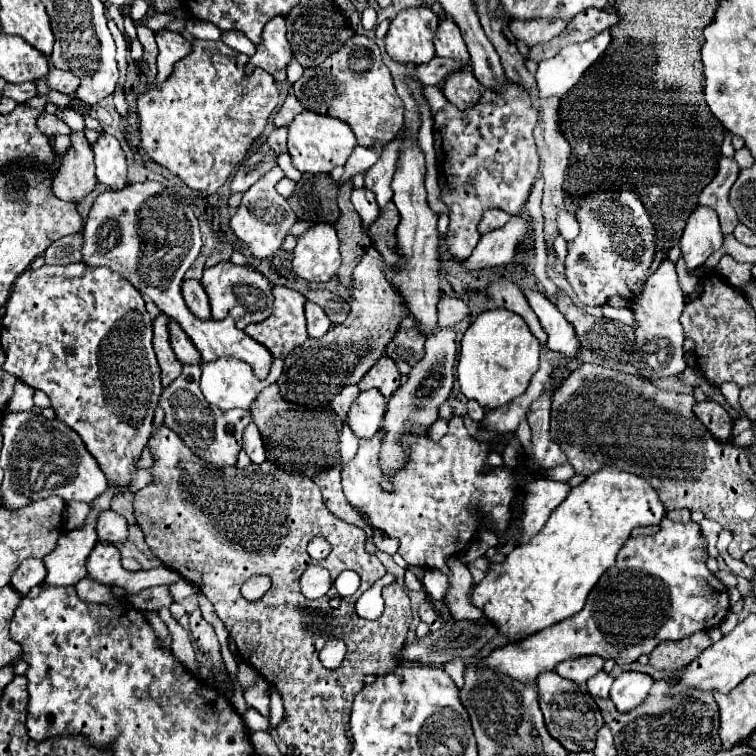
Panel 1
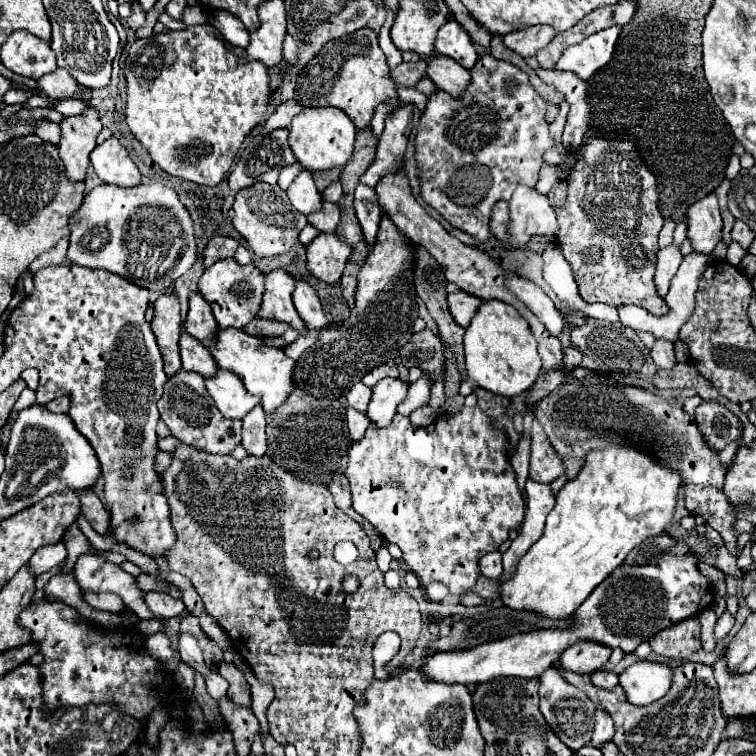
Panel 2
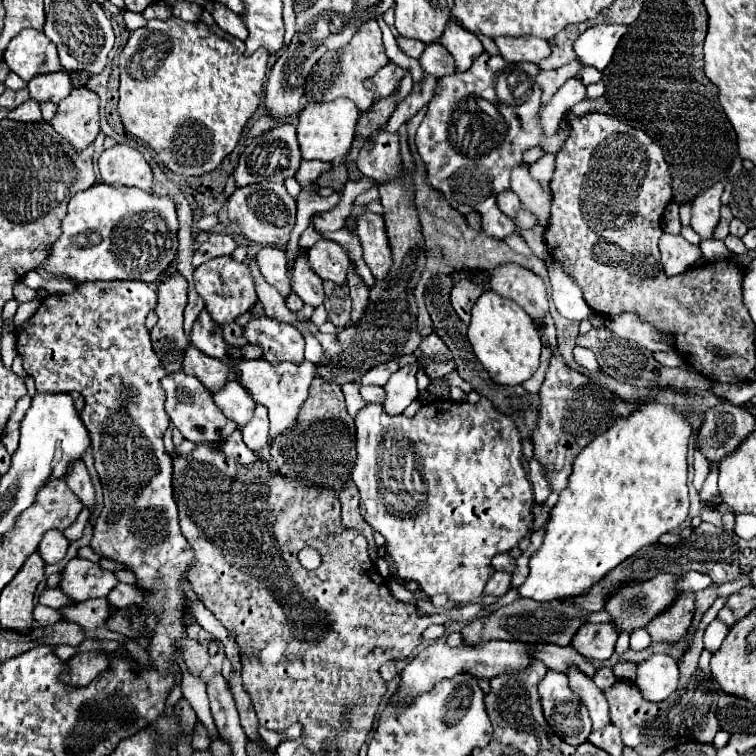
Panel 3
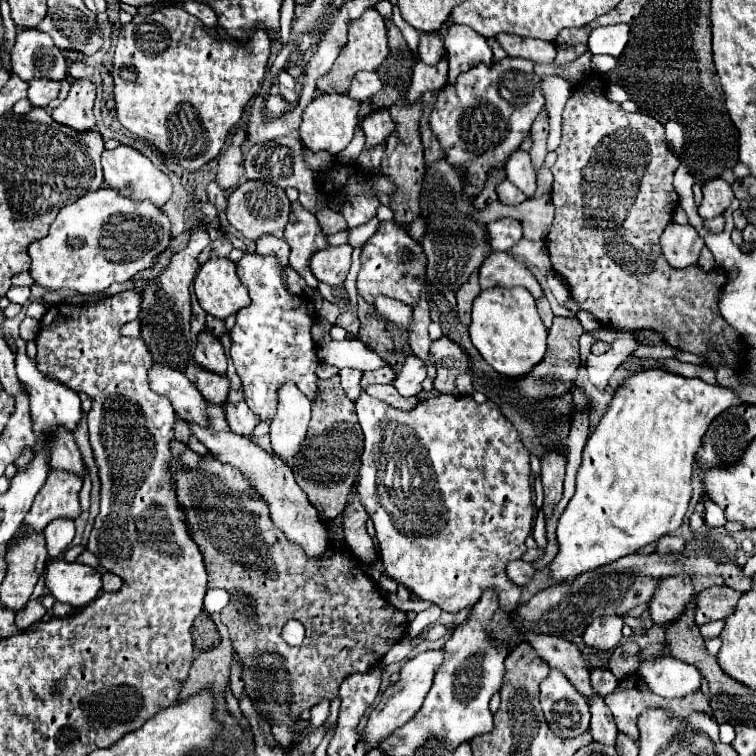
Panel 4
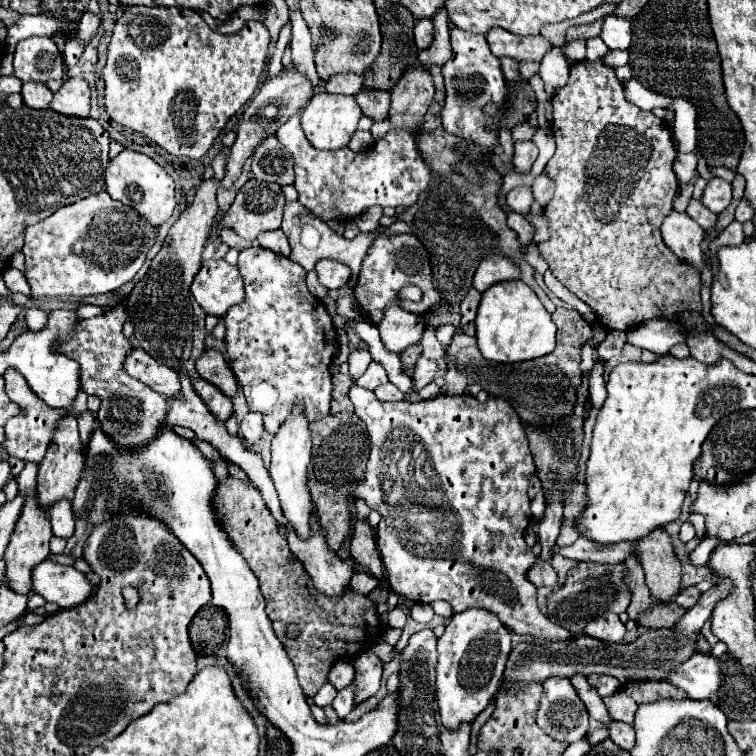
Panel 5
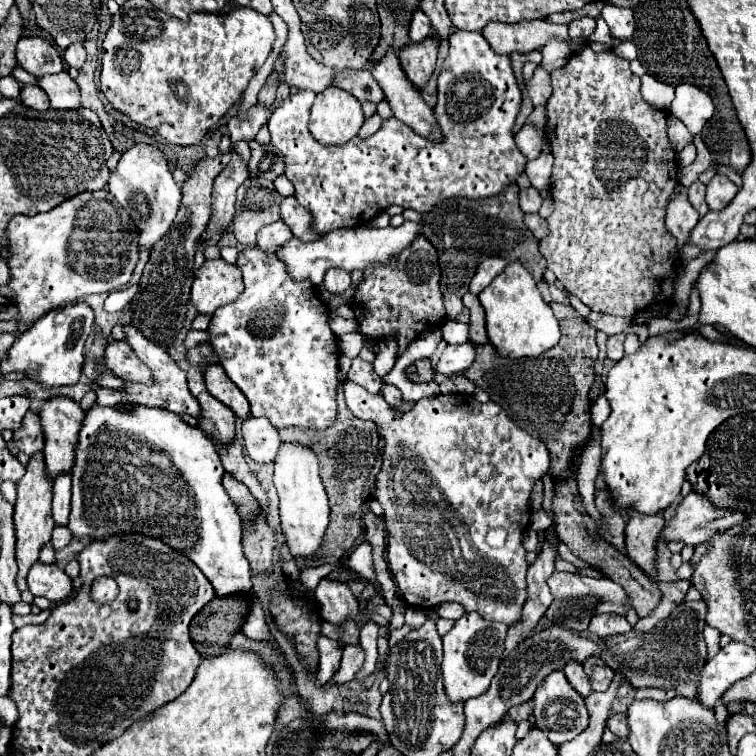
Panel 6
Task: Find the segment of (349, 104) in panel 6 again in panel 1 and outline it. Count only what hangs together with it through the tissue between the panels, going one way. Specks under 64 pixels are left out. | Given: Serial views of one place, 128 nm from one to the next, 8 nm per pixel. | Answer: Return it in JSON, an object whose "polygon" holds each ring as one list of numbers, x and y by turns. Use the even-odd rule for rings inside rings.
{"polygon":[[304,110,288,126,288,152,292,156,294,168,300,172,328,174,336,166,344,166,354,148,356,148,356,136,352,136,352,130,342,120]]}

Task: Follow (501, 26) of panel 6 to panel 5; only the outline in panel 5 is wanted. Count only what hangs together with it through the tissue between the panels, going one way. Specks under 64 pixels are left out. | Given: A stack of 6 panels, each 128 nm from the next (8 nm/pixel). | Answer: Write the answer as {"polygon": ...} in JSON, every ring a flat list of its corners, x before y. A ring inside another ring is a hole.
{"polygon":[[496,28,492,32,486,34,488,44,492,54,500,56,510,56,518,62,522,60,534,60,540,62,544,58,544,54,552,48,548,40,544,40,542,36,512,36,508,32,504,32,502,28],[572,42,572,44,564,44,564,54,574,58,574,60,582,60,586,56,586,46,584,42]]}

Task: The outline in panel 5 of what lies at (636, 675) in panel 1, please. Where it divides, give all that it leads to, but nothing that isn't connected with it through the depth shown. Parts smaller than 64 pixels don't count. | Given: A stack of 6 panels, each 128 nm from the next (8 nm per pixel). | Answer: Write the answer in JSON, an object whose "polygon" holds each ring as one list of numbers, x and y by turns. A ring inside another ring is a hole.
{"polygon":[[696,654,684,662,680,662,670,674,668,682,680,690,686,692,692,700,706,700,710,694,716,694,716,688,720,688,722,676,722,662,734,664,732,658,716,658,716,656,704,656]]}

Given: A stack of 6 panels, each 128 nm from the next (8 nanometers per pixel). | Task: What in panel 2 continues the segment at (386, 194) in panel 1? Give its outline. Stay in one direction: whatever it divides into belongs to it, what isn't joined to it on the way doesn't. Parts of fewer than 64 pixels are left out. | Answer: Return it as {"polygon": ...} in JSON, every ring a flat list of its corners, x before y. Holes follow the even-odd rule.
{"polygon":[[400,106,392,120,386,120,384,134,378,142,374,164,362,174,360,182,376,188,382,176,396,172,404,164,404,152,408,146,408,134,412,130,412,106]]}

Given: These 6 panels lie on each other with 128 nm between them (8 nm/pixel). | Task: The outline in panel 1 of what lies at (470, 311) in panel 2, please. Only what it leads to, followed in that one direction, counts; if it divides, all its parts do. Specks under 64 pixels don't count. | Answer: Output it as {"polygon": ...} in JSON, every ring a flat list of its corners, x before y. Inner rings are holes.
{"polygon":[[440,298,438,302,438,326,458,326,468,316,468,306,460,298]]}

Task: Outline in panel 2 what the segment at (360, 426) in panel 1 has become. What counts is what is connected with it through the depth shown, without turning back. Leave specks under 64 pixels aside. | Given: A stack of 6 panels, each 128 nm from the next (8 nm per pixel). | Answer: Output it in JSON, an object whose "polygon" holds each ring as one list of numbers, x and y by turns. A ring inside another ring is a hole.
{"polygon":[[388,378,380,380,372,388,372,398,368,402,368,410,364,412,368,420,378,428,388,426,396,414,398,402,404,400,406,390,408,384,404,384,402,380,388,380]]}

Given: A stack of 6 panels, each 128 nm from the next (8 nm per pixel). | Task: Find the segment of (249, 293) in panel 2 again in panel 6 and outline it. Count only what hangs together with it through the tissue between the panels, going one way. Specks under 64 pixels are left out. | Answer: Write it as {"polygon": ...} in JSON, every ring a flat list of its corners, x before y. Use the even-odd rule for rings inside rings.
{"polygon":[[206,260,194,274,190,300,200,314,214,314,216,308,234,302,242,292,242,272,218,260]]}

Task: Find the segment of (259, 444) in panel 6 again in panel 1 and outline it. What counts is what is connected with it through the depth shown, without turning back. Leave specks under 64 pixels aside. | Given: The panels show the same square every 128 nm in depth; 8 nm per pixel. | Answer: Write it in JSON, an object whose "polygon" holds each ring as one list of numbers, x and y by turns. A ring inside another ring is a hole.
{"polygon":[[222,356,218,360,204,362,200,388,202,388,202,394,204,394,206,402,212,404,212,406,218,406,220,410,230,410,230,408,244,408,244,410,248,410,250,404,252,404,252,400,262,392,262,388,268,386,270,382,274,382,280,376,282,368,284,366,280,366,278,360,274,360,268,376,266,378,258,378,258,376,254,376,254,370,246,362,242,362,238,358,226,358,226,356]]}

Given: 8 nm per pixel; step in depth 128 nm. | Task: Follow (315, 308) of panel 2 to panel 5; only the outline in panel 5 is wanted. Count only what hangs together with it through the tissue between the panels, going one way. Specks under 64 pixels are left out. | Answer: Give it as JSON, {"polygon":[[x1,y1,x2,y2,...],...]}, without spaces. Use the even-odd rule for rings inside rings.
{"polygon":[[286,202,282,232,286,234,286,238,290,242,290,248,292,248,292,254,288,258,292,262,300,264,306,272,314,270,314,264,320,258,334,258,334,260,340,260,340,262,348,264,354,274,360,274,362,258,364,258,368,246,374,242,376,236,380,236,380,234,410,234,410,228,408,228,408,224,398,220,388,228,380,228,378,234,358,234,354,240,346,240,344,236,338,236,326,222,322,222,322,218,314,218,300,202]]}

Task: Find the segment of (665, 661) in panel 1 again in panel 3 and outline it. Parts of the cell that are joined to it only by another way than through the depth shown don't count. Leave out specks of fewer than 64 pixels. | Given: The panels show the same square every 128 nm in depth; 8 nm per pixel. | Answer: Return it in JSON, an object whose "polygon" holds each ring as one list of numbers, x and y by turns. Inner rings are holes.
{"polygon":[[682,592,680,598,668,608,668,612,662,612,648,624,648,634,654,642,666,642,666,644,676,644,680,642,694,618,694,594,692,592]]}

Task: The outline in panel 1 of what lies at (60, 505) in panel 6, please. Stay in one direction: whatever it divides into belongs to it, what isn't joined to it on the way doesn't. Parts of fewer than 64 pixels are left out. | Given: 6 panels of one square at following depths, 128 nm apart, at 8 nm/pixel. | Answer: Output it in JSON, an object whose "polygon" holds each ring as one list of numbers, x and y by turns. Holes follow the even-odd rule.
{"polygon":[[28,558,24,560,18,570,12,574,10,578,10,586,20,594,20,596,26,596,36,584,42,584,44,582,44,564,42,560,38,558]]}

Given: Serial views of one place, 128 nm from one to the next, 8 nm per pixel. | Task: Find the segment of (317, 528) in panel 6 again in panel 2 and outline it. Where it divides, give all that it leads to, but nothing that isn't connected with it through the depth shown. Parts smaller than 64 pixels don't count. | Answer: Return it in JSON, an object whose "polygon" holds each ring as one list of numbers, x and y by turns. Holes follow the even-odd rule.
{"polygon":[[218,328,216,340,214,340,212,346,208,346,208,352,216,360,218,368,236,372,242,378,242,382,248,388,248,392,260,394,264,410,276,410,286,400,288,392,294,390,294,384,292,384,294,360,286,358,280,348,266,346,260,338,250,336,244,330]]}

